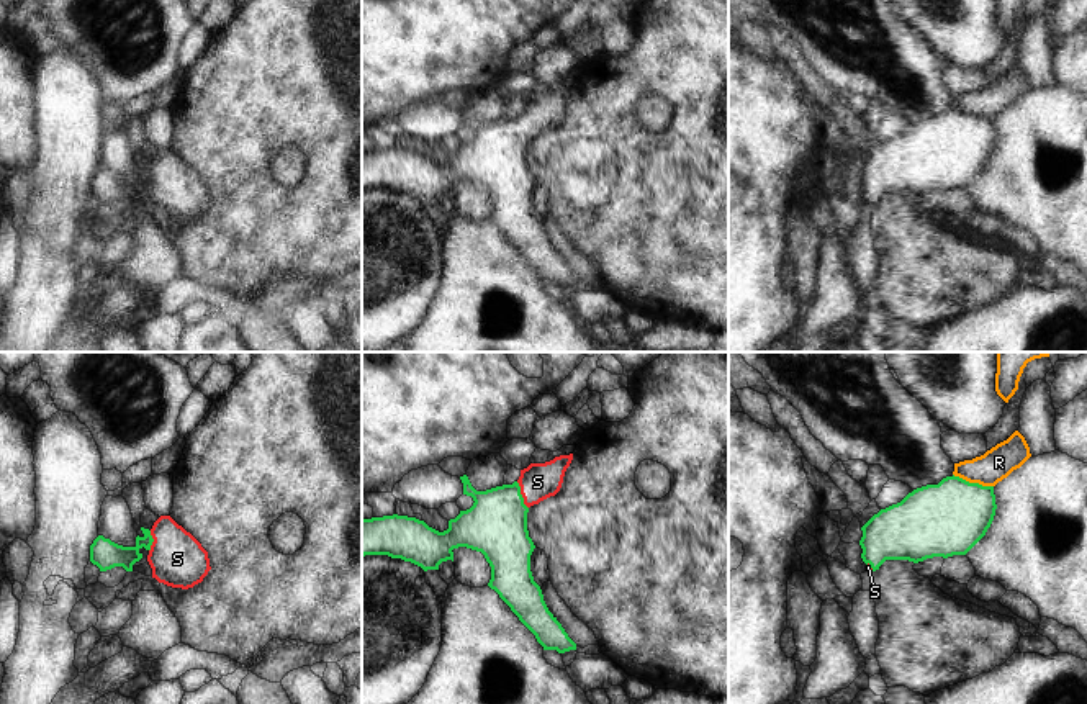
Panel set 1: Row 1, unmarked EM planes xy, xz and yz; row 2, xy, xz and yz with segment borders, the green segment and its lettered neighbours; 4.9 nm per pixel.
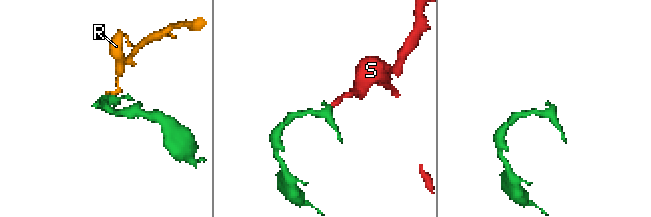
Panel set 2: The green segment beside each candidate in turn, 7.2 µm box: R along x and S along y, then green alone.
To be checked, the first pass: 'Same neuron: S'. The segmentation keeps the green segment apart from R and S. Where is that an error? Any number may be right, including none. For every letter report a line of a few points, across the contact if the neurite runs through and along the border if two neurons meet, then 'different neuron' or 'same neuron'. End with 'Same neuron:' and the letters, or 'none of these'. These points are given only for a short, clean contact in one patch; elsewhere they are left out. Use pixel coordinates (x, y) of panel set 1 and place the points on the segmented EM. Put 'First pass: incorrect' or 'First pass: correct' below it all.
R: yz (953, 473), (969, 482), (992, 487) | different neuron
S: xz (496, 524), (498, 518), (521, 495), (537, 482) | same neuron
Same neuron: S
First pass: correct

